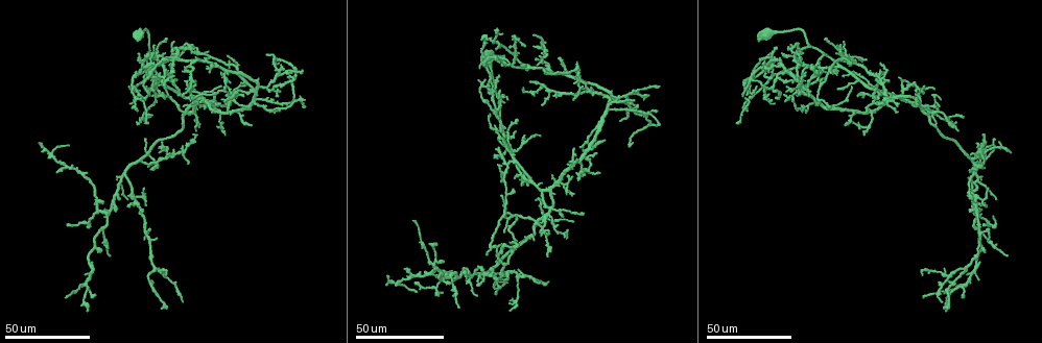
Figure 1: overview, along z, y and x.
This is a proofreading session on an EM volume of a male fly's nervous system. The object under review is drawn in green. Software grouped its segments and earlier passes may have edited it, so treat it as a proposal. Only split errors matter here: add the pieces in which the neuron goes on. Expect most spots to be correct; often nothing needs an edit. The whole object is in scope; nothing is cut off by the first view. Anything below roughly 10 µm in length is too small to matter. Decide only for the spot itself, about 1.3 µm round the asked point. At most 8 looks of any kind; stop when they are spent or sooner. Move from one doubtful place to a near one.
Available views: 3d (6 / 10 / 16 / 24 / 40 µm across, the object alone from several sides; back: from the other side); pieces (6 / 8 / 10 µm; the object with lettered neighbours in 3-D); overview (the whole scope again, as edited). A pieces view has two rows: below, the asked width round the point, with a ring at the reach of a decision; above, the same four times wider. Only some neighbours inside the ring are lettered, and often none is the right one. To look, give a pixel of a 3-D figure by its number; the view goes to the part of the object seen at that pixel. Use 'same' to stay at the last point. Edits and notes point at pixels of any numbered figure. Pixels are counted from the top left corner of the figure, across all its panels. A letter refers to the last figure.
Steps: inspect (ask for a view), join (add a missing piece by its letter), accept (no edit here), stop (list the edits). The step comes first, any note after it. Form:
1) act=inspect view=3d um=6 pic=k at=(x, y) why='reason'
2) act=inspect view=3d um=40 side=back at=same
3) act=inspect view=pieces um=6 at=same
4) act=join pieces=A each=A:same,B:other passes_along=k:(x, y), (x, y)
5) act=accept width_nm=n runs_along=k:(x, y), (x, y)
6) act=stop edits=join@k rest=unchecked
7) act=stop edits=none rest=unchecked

act=inspect view=3d um=24 pic=1 at=(415, 292) why='long arm stops here'

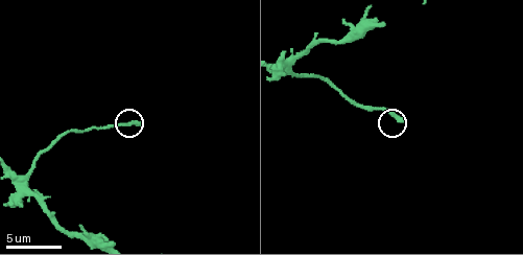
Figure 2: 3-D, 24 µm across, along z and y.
act=inspect view=3d um=10 pic=2 at=(401, 118)

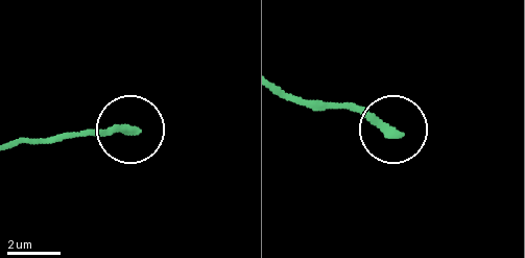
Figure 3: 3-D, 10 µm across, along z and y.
act=inspect view=pieces um=6 pic=3 at=(397, 134) why='see the neighbours'

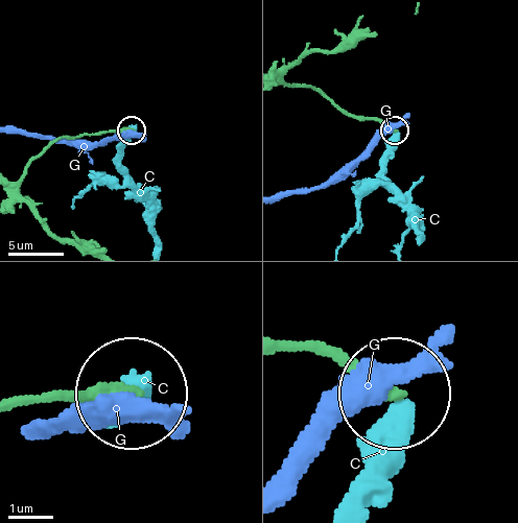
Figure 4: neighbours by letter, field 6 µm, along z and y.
act=accept width_nm=300 each=C:other,G:other runs_along=4:(310, 52), (282, 77), (287, 82), (393, 129) found='none of them fits'

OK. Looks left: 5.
act=inspect view=3d um=40 pic=1 at=(436, 245) why='end of a long branch'

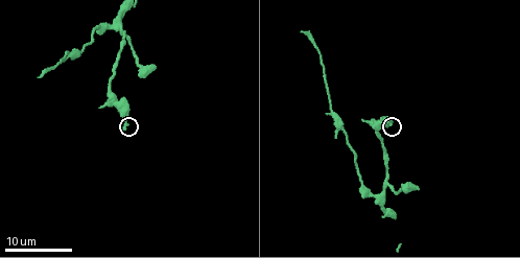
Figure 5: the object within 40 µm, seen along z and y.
act=inspect view=pieces um=10 pic=5 at=(123, 128) why='see the neighbours'

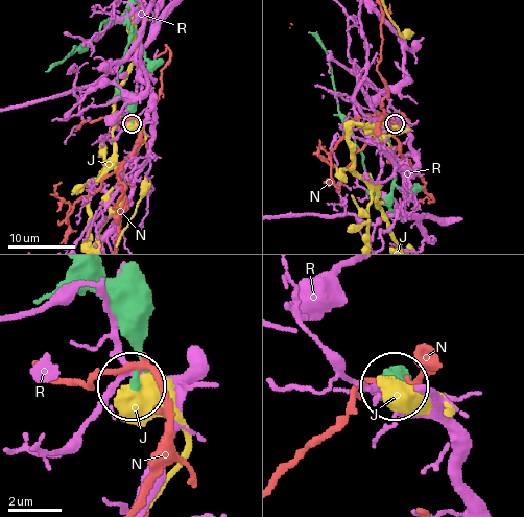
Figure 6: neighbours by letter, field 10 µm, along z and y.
act=accept each=J:other,N:other,R:other found='no lettered piece goes on from it'

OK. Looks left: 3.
act=inspect view=3d um=24 pic=1 at=(160, 308) why='end of a long branch'

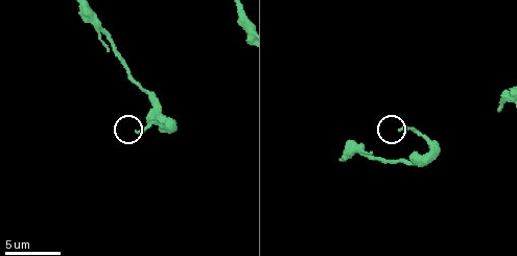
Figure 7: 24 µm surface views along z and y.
act=inspect view=pieces um=8 pic=7 at=(402, 130)

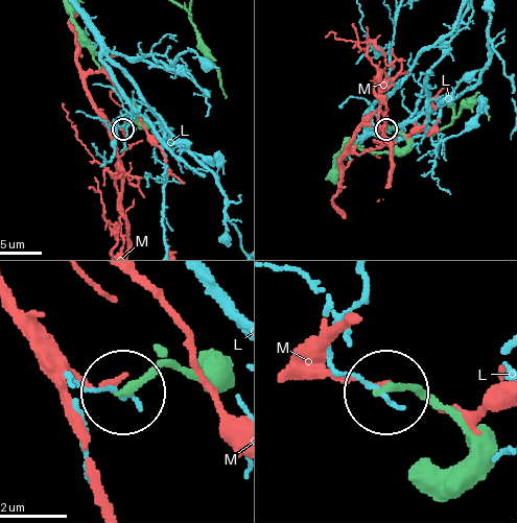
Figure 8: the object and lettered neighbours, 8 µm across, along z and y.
act=accept each=L:other,M:other runs_along=8:(204, 360), (189, 371), (156, 365), (124, 394) found='none of them fits'

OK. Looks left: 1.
act=stop edits=none rest=unchecked

